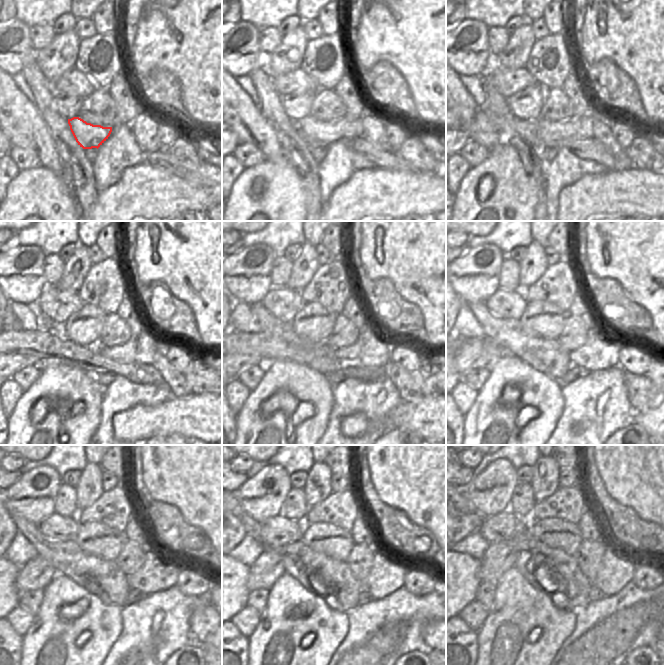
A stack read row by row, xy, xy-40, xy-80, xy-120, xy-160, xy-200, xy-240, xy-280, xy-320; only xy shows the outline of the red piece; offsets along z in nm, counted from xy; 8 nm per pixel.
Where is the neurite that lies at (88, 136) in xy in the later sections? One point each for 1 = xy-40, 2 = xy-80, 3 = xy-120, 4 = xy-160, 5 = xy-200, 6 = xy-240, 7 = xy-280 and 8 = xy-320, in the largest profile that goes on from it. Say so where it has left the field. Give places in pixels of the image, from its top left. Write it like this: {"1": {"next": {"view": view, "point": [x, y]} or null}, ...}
{"1": {"next": {"view": "xy-40", "point": [316, 133]}}, "2": {"next": {"view": "xy-80", "point": [578, 126]}}, "3": {"next": {"view": "xy-120", "point": [141, 348]}}, "4": {"next": {"view": "xy-160", "point": [370, 350]}}, "5": {"next": {"view": "xy-200", "point": [598, 352]}}, "6": {"next": {"view": "xy-240", "point": [155, 575]}}, "7": {"next": {"view": "xy-280", "point": [386, 575]}}, "8": {"next": {"view": "xy-320", "point": [616, 571]}}}

